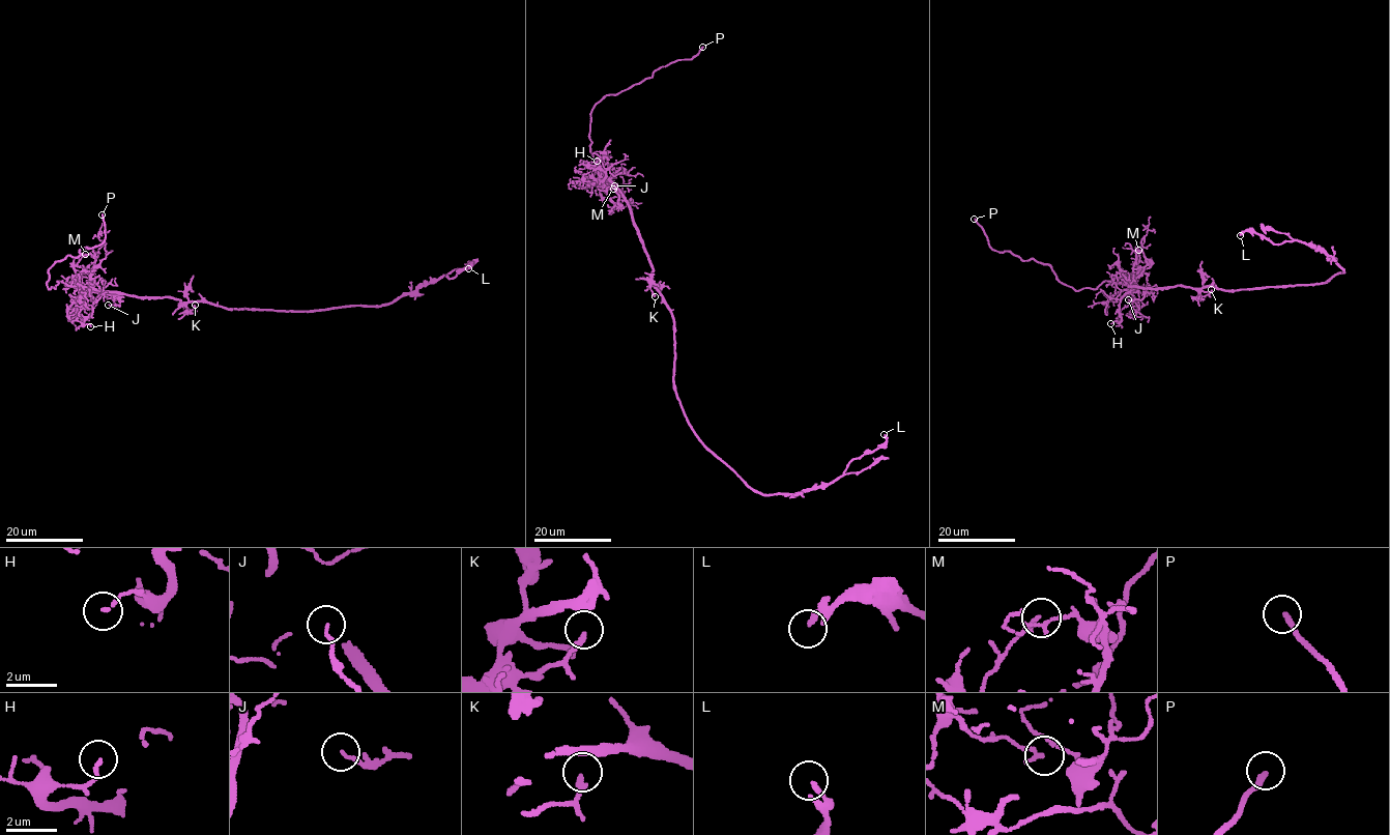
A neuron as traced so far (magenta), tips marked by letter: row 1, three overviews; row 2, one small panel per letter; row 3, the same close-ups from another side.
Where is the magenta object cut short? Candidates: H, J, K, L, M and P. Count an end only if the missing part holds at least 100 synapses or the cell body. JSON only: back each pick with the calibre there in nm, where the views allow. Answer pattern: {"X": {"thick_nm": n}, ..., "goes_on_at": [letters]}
{"P": {"thick_nm": 240}, "goes_on_at": ["P"]}

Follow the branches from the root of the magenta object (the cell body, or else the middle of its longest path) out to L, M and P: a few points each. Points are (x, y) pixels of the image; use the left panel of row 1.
L: (209, 303), (233, 309), (314, 311), (382, 306), (443, 276), (456, 278), (468, 268)
M: (209, 303), (103, 292), (90, 285), (81, 288), (76, 284), (74, 267), (85, 254)
P: (209, 303), (59, 281), (48, 288), (56, 262), (105, 239), (102, 214)

